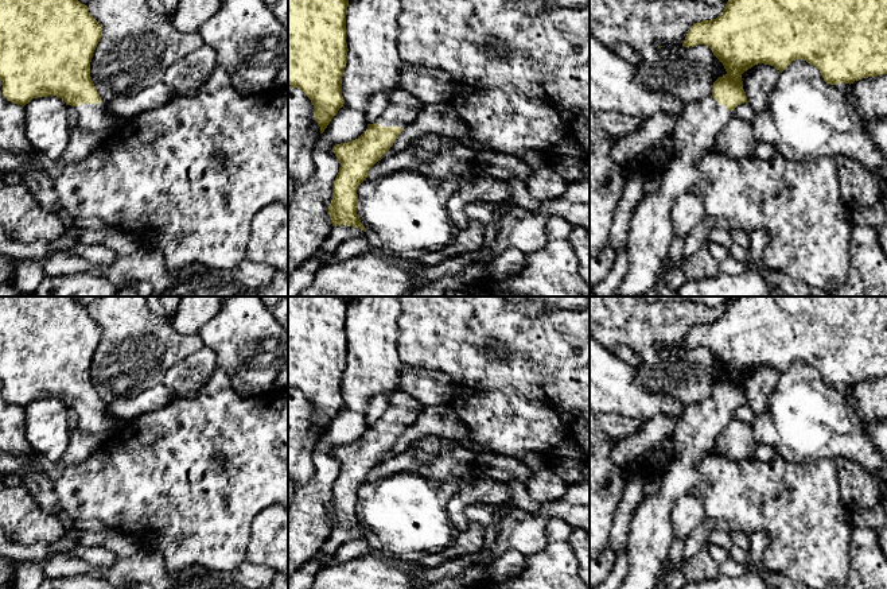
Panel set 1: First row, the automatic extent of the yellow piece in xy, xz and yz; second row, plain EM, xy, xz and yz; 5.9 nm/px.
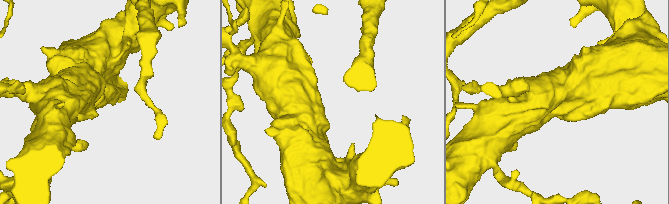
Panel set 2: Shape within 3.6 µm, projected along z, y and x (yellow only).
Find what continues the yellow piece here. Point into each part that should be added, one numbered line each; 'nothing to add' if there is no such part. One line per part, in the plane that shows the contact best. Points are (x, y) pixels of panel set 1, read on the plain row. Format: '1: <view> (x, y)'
1: xy (94, 419)

